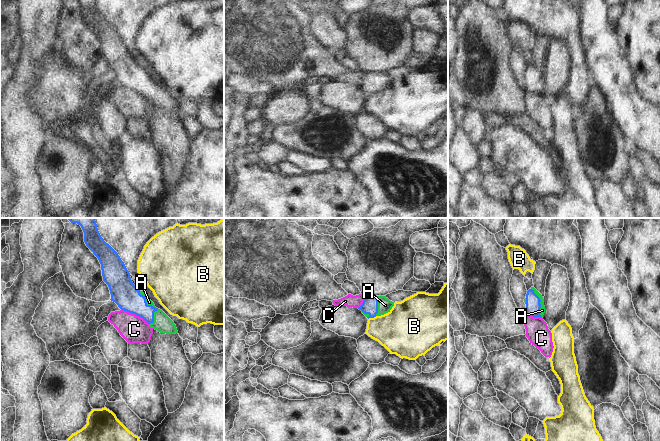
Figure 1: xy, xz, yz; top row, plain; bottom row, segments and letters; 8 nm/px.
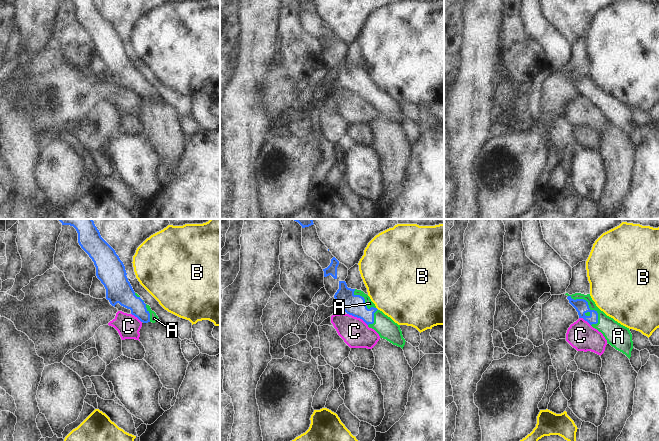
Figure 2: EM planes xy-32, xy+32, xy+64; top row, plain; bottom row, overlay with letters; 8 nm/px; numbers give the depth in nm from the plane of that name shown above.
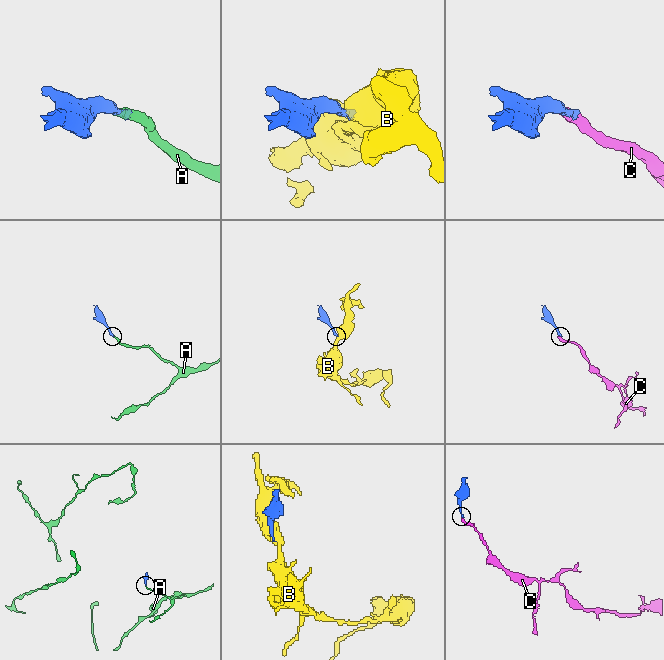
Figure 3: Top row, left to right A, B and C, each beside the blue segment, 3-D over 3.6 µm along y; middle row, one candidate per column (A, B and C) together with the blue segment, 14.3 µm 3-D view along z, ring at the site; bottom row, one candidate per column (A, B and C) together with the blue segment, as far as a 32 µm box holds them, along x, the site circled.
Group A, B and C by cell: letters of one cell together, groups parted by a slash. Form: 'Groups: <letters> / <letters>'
Groups: A / B / C.

